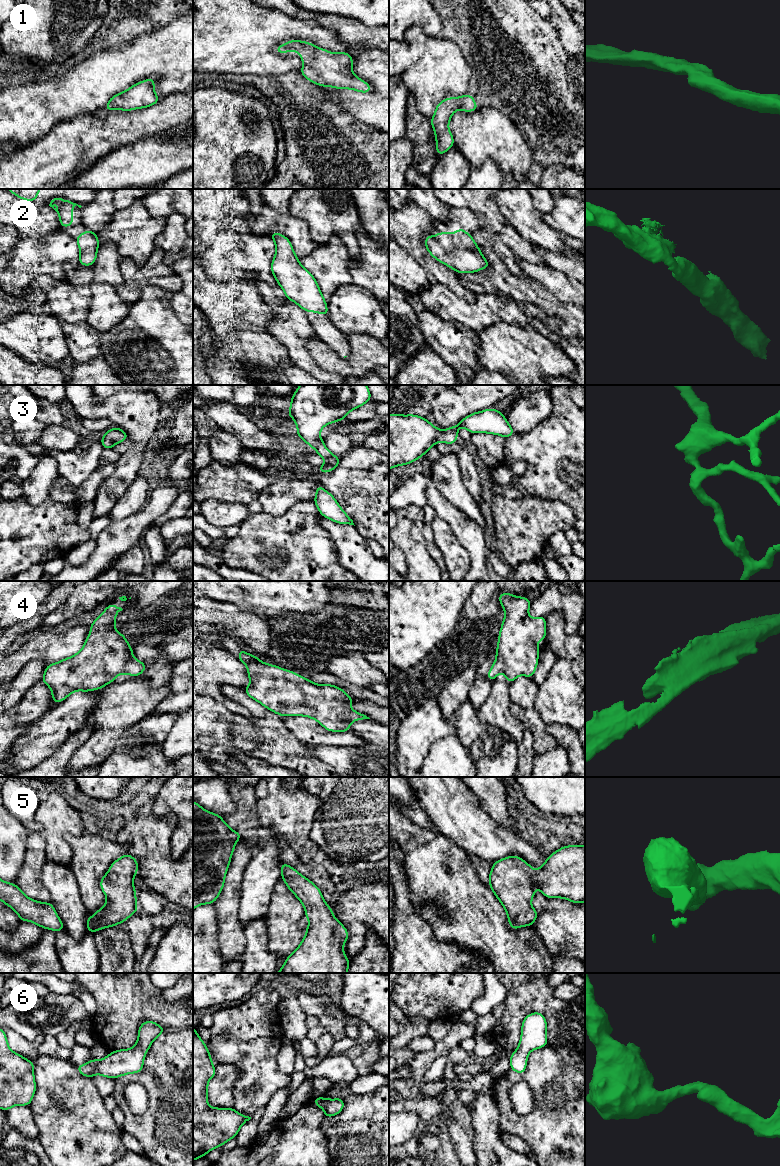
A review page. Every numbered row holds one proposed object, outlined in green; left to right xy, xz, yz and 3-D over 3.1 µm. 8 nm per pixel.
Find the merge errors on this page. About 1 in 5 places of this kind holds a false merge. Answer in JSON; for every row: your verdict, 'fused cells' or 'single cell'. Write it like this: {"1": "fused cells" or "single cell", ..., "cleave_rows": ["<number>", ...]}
{"1": "single cell", "2": "single cell", "3": "single cell", "4": "single cell", "5": "single cell", "6": "single cell", "cleave_rows": []}

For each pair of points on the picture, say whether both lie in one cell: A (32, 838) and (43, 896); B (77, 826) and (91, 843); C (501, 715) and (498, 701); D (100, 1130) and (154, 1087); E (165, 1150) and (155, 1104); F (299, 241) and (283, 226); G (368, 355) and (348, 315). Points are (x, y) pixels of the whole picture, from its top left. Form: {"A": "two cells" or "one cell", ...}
{"A": "one cell", "B": "two cells", "C": "one cell", "D": "two cells", "E": "one cell", "F": "one cell", "G": "two cells"}

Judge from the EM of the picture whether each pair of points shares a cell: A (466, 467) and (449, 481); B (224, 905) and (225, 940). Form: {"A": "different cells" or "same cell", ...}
{"A": "different cells", "B": "same cell"}

